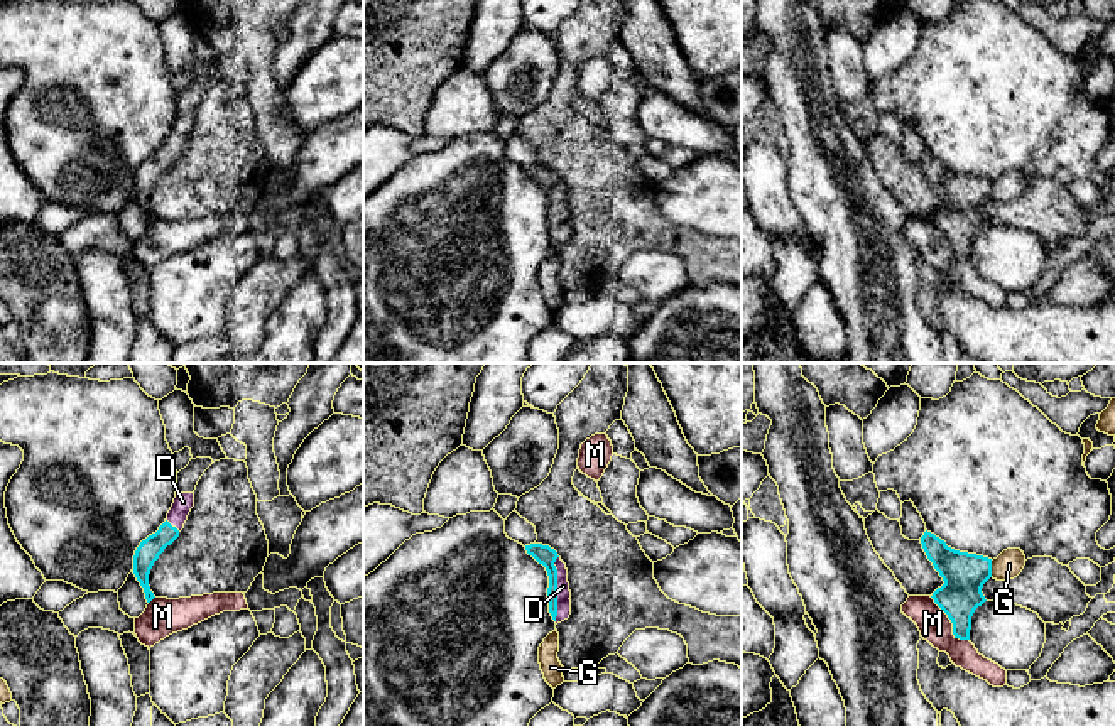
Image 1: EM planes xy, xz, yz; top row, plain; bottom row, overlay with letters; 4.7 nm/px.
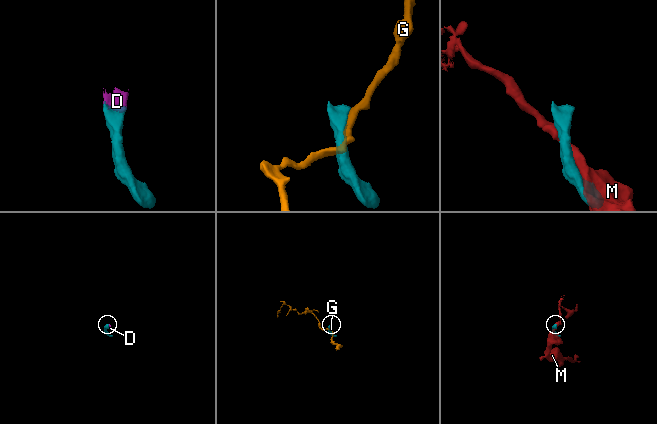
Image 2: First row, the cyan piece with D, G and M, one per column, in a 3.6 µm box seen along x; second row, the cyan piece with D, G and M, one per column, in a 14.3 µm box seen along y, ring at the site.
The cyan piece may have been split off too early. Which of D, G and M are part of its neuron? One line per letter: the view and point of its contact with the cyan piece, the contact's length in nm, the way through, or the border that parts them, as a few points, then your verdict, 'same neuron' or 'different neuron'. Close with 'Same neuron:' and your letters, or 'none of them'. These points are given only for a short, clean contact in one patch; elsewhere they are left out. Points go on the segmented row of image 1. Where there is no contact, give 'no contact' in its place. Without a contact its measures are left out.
D: meets cyan in xz at (556, 588); contact 320 nm long; runs through xz (546, 556), (556, 568), (556, 588), (563, 586); same neuron
G: meets cyan in yz at (990, 569); contact 80 nm long; different neuron
M: meets cyan in yz at (951, 622); contact 280 nm long; different neuron
Same neuron: D

